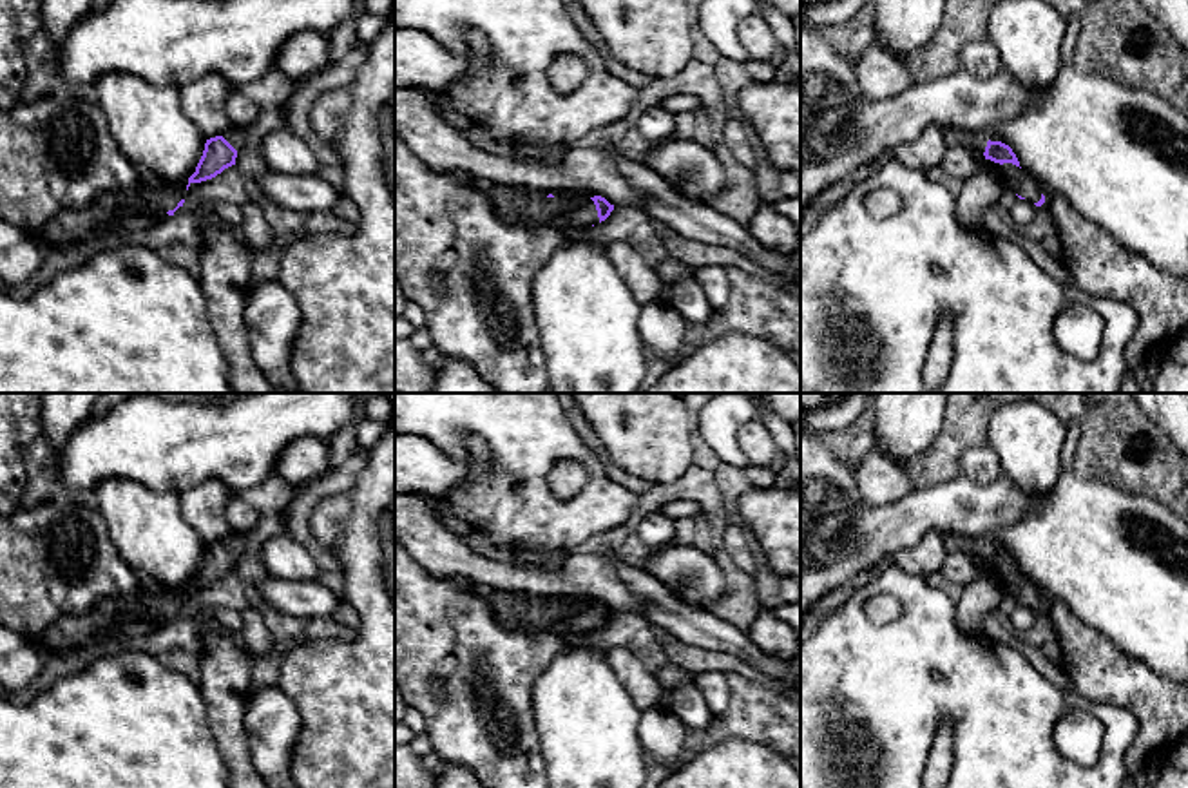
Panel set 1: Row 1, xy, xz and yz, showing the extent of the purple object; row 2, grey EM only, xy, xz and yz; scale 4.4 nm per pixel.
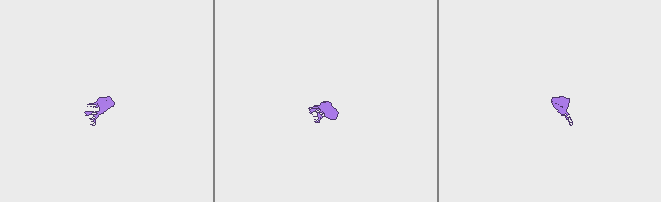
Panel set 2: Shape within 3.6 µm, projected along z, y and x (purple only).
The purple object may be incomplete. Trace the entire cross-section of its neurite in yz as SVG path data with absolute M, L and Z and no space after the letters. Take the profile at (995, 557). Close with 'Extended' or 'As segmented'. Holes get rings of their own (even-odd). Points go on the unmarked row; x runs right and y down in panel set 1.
M987 547L985 572L994 578L1005 594L1011 594L1020 605L1029 605L1036 612L1045 609L1041 591L1027 580L1012 558L1012 554L1001 547Z. Extended

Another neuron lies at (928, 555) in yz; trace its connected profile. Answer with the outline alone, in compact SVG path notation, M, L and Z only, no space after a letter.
M931 529L916 545L896 551L889 563L898 565L909 574L927 576L938 572L949 549L951 540L940 531Z

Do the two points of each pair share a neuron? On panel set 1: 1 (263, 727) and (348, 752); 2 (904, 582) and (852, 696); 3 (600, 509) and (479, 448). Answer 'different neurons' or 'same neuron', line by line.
1: different neurons
2: same neuron
3: different neurons

